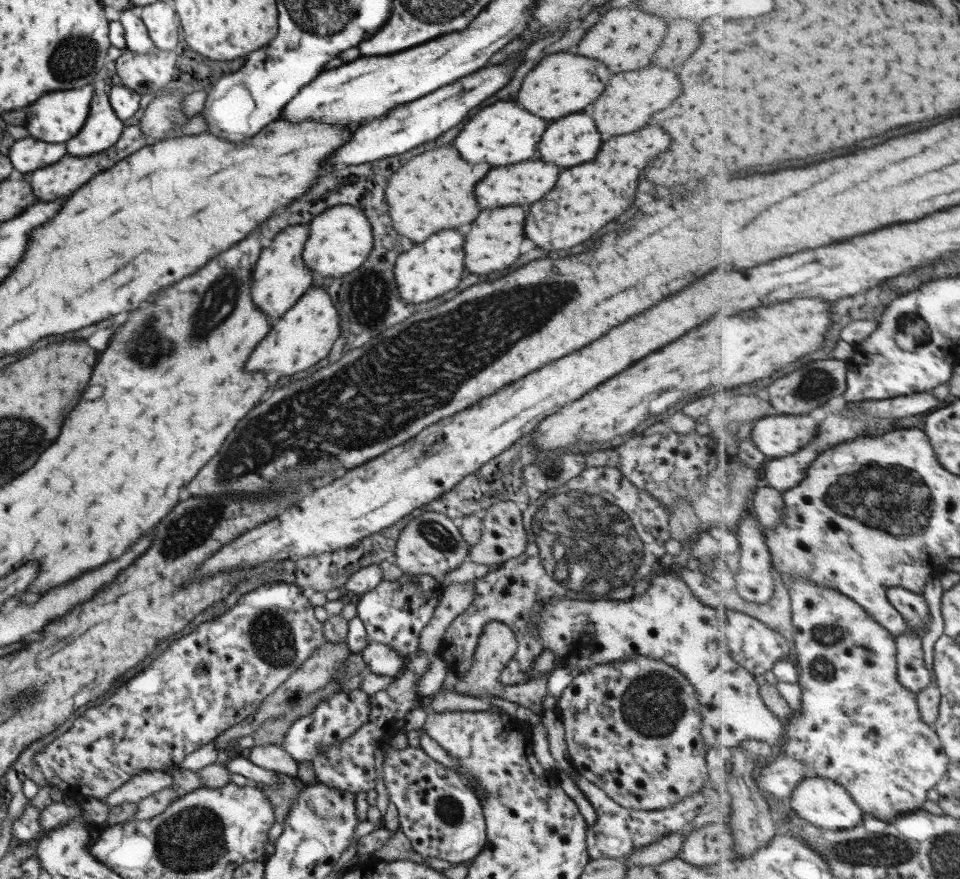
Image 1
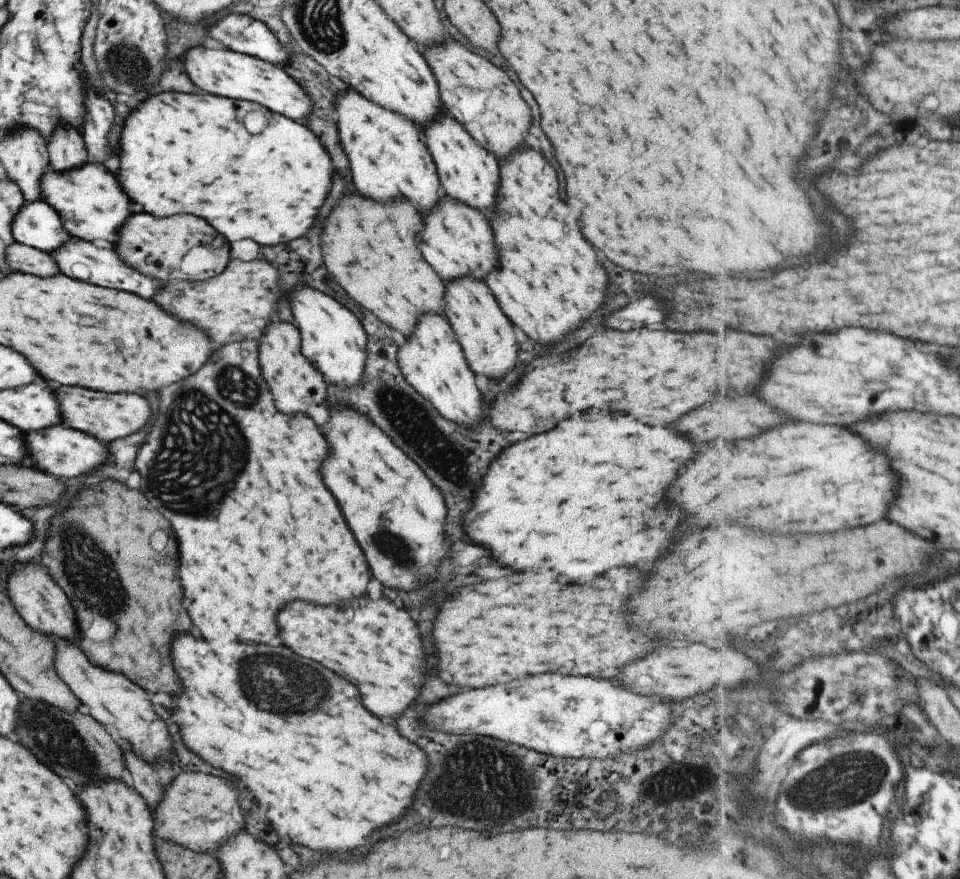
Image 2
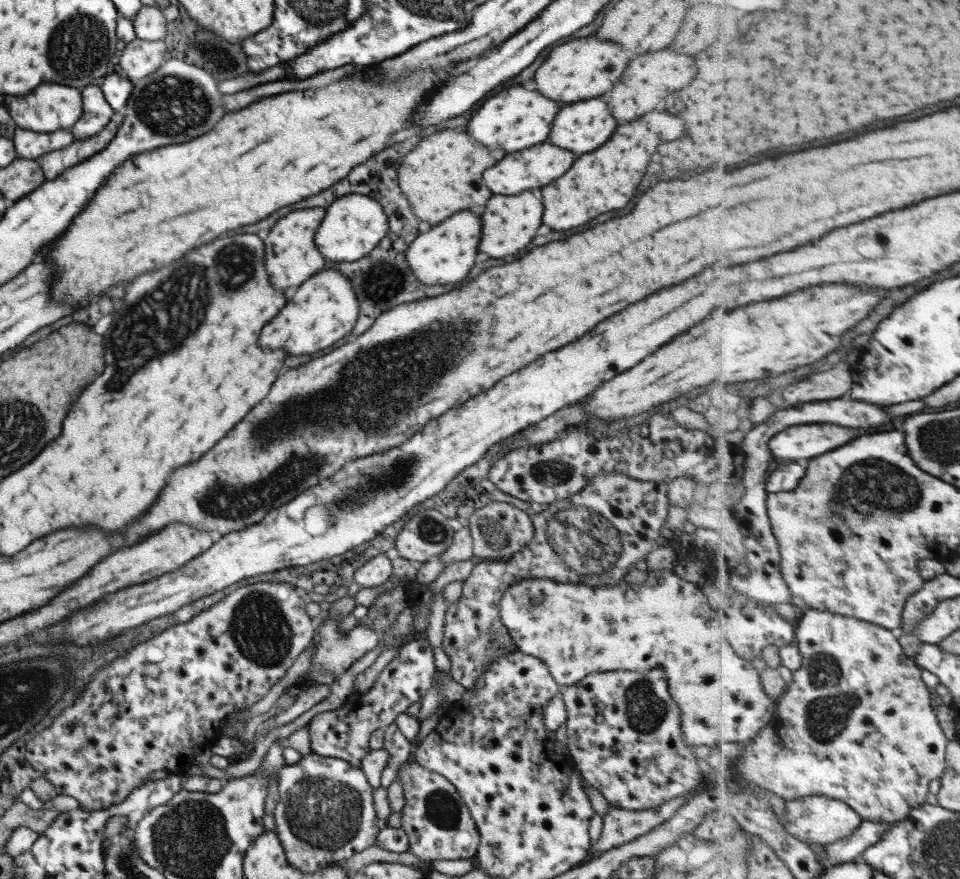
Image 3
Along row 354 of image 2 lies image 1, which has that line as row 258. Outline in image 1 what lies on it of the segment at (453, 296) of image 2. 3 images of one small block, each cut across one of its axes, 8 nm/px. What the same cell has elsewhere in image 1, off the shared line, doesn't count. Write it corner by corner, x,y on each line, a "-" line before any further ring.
509,205
495,207
493,210
481,210
475,220
463,229
464,237
464,259
465,268
471,274
487,274
487,272
499,272
507,268
509,264
515,262
519,256
519,246
509,246
509,244
519,244
523,240
523,224
525,224
525,214
519,205

